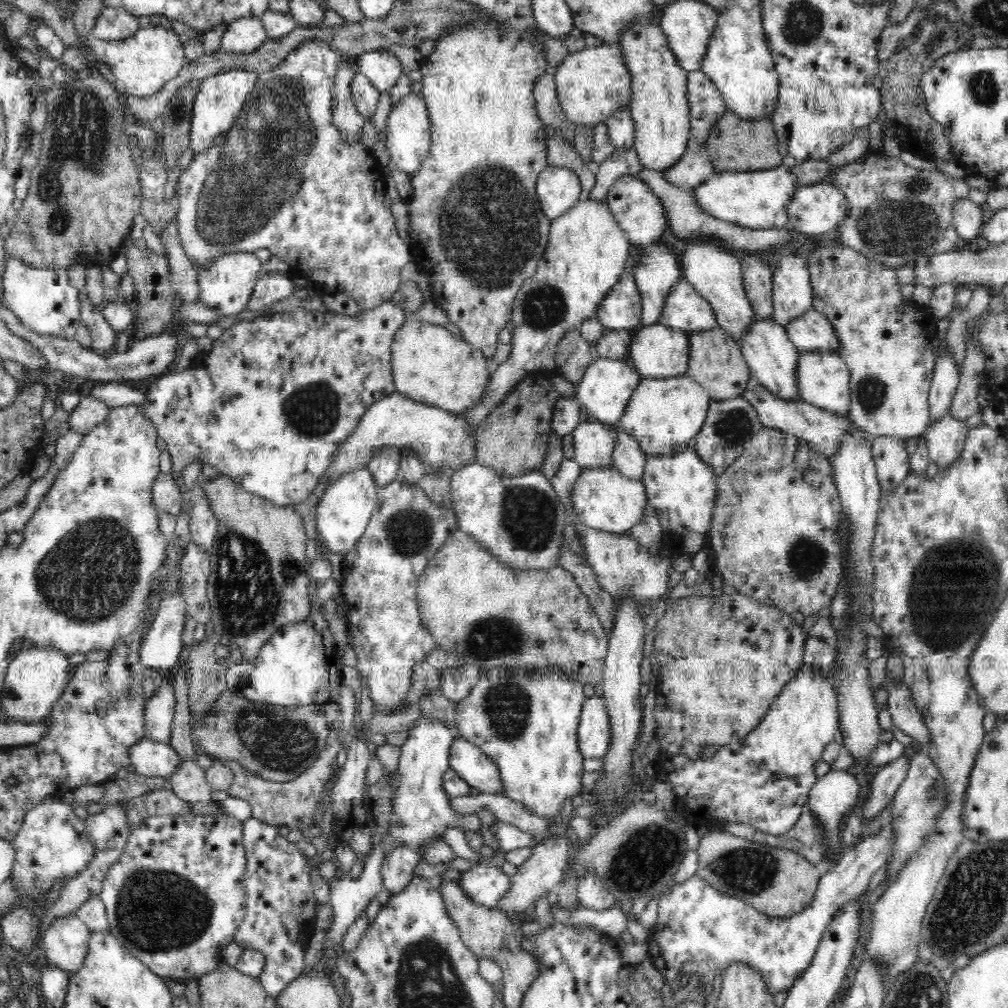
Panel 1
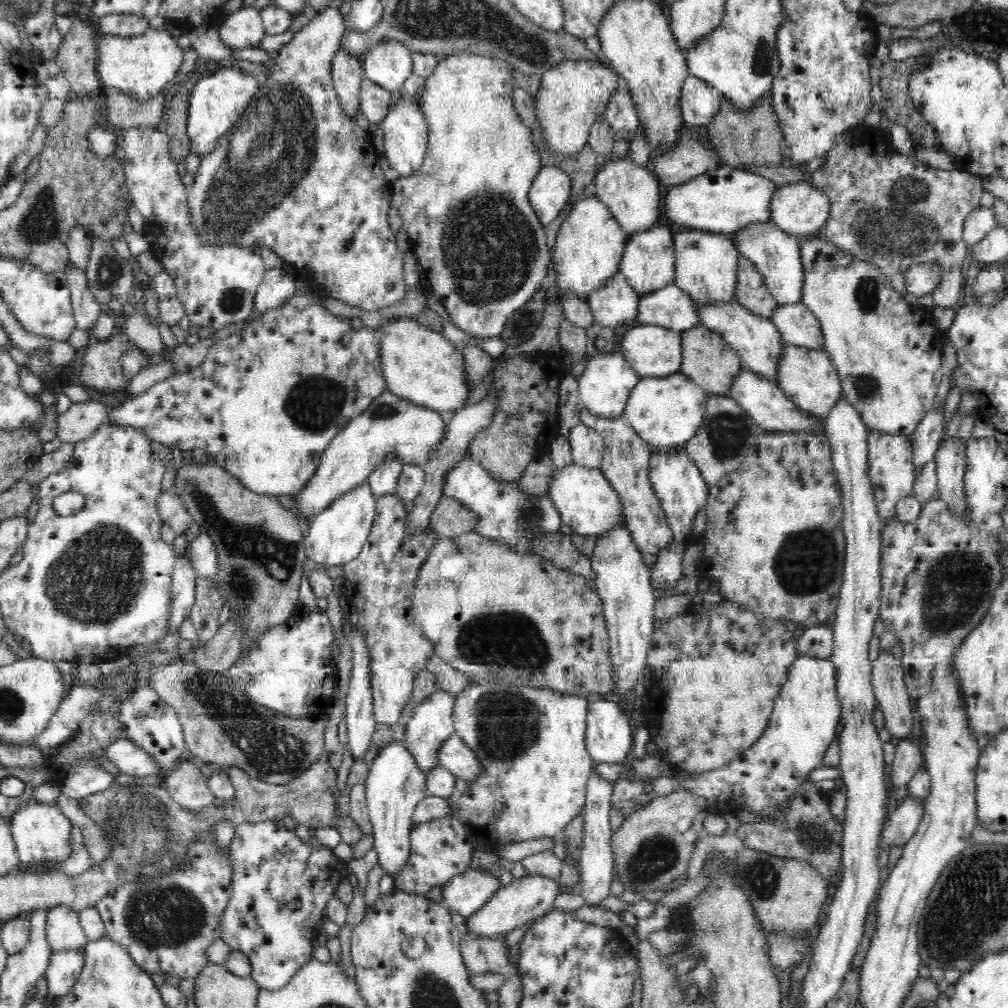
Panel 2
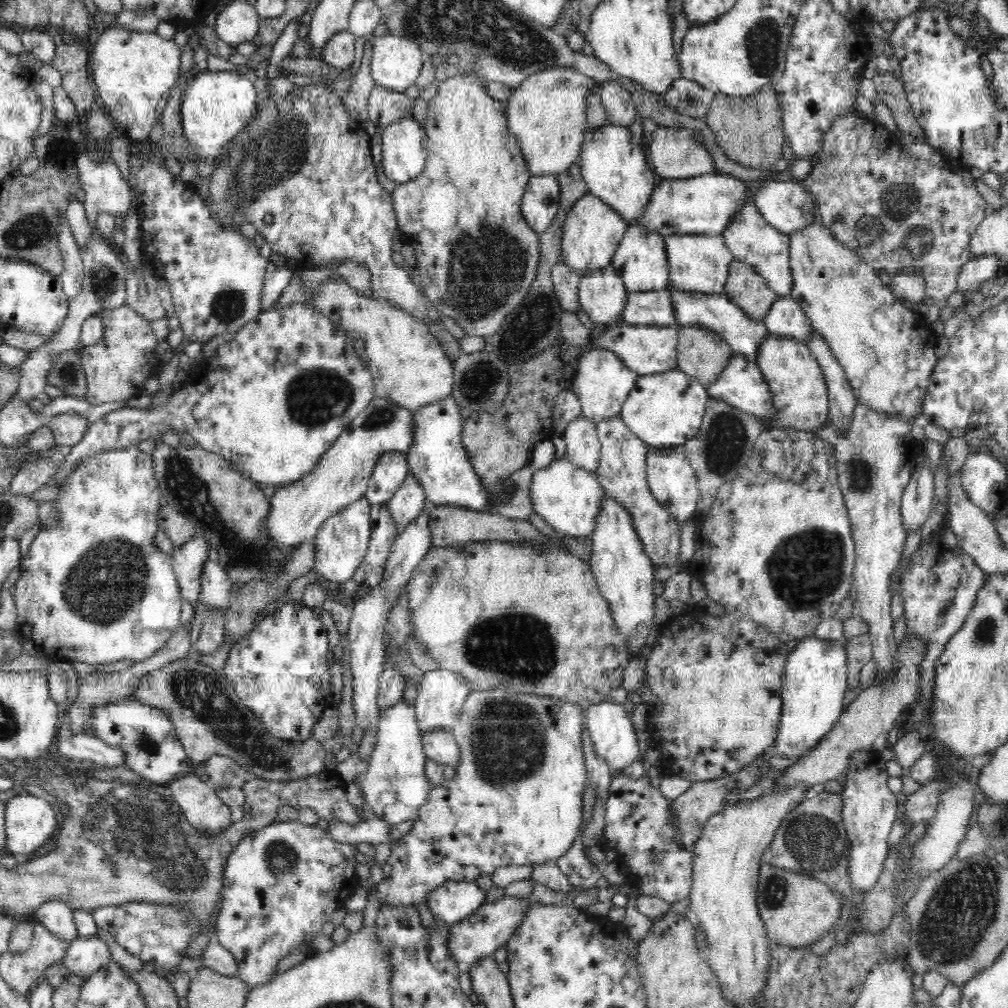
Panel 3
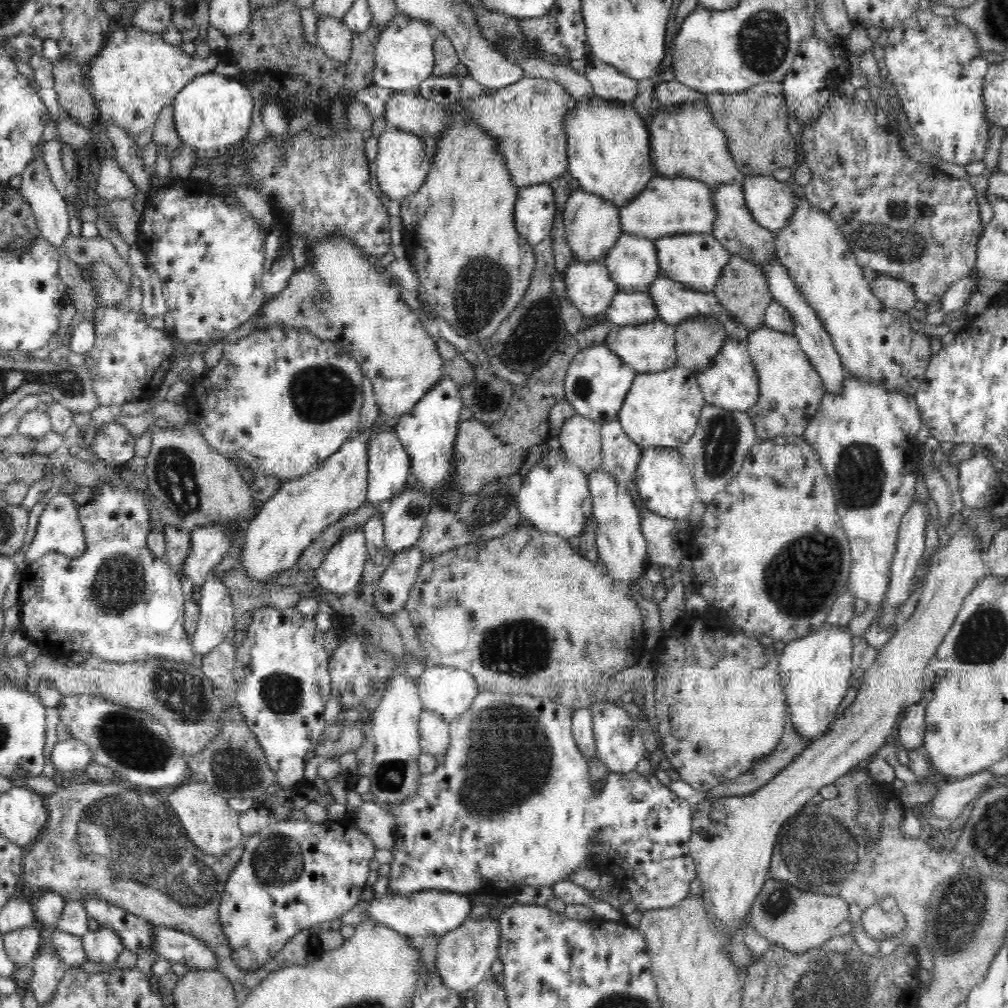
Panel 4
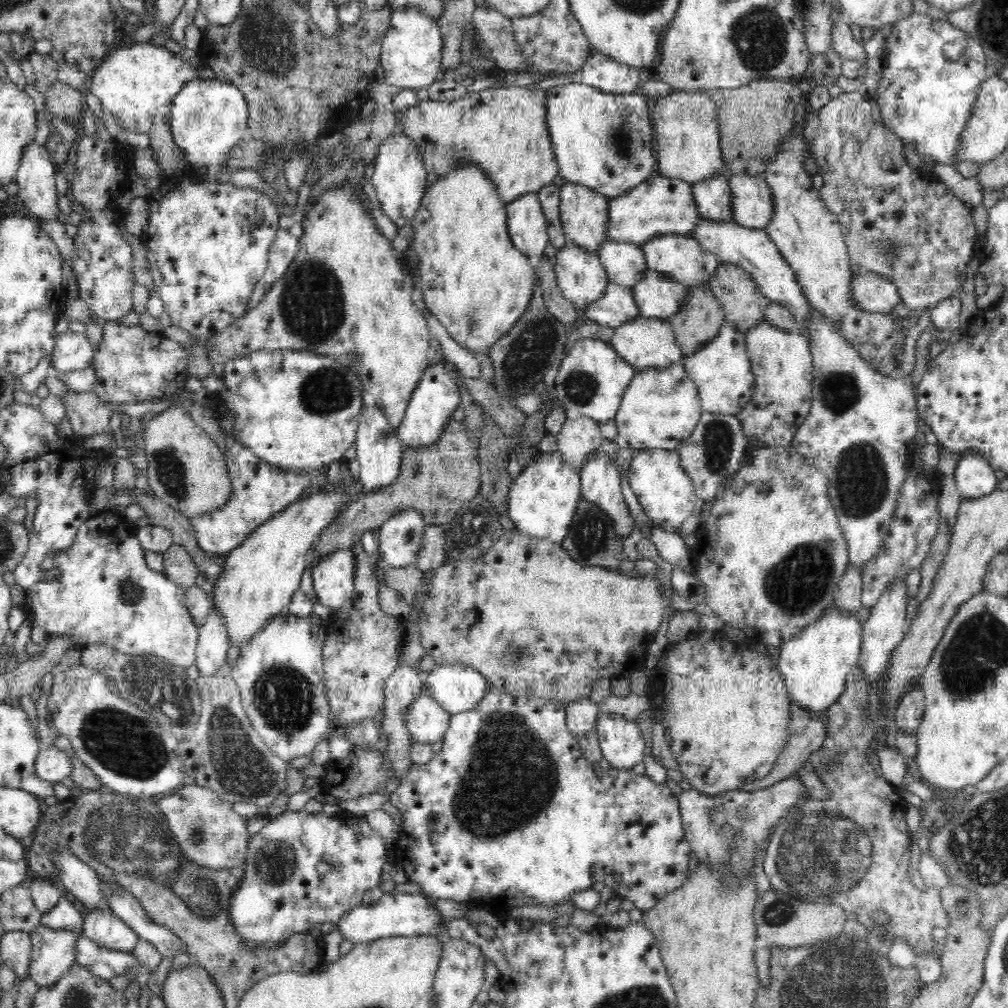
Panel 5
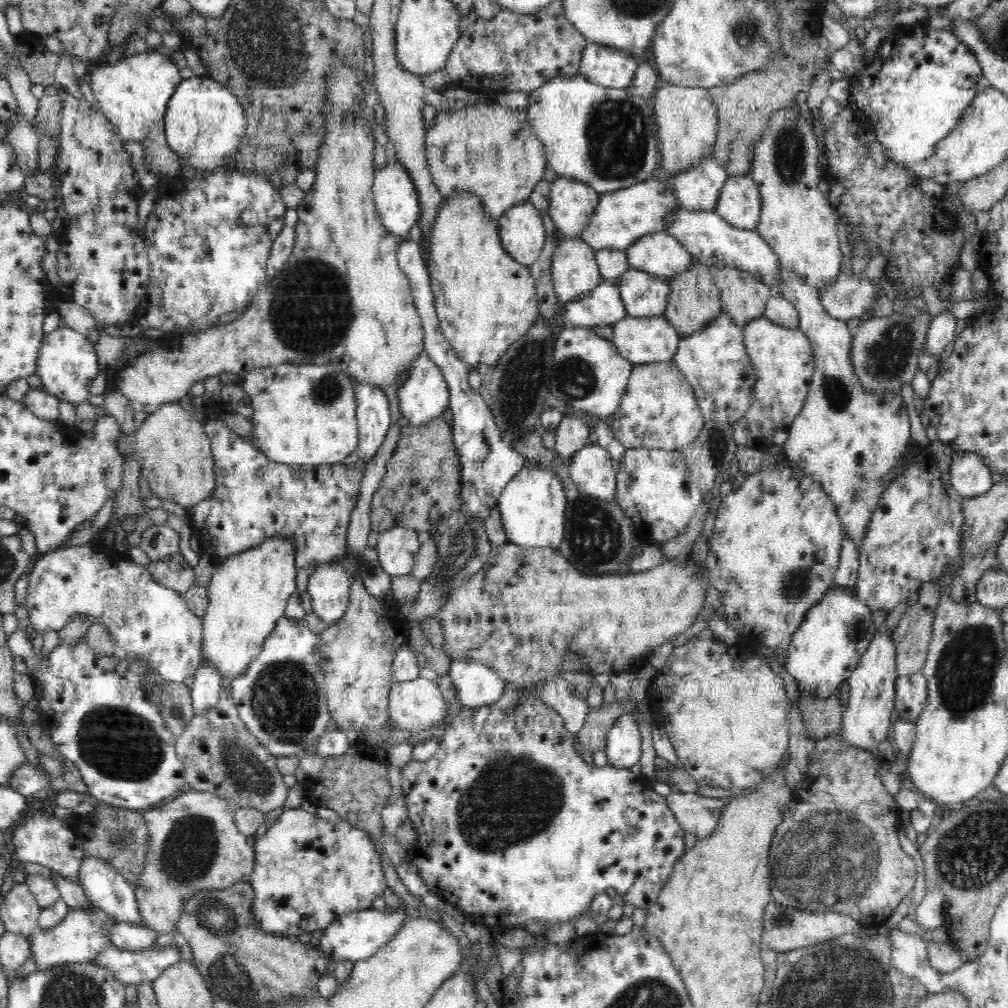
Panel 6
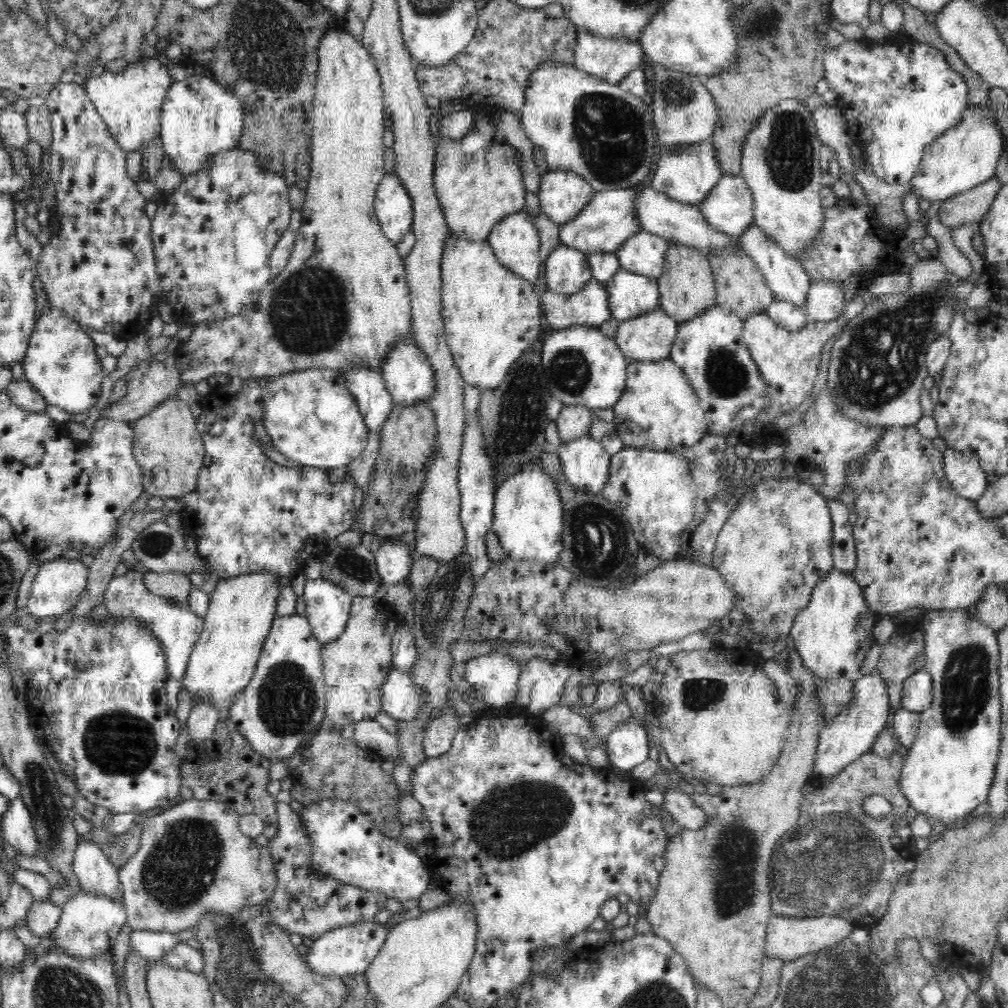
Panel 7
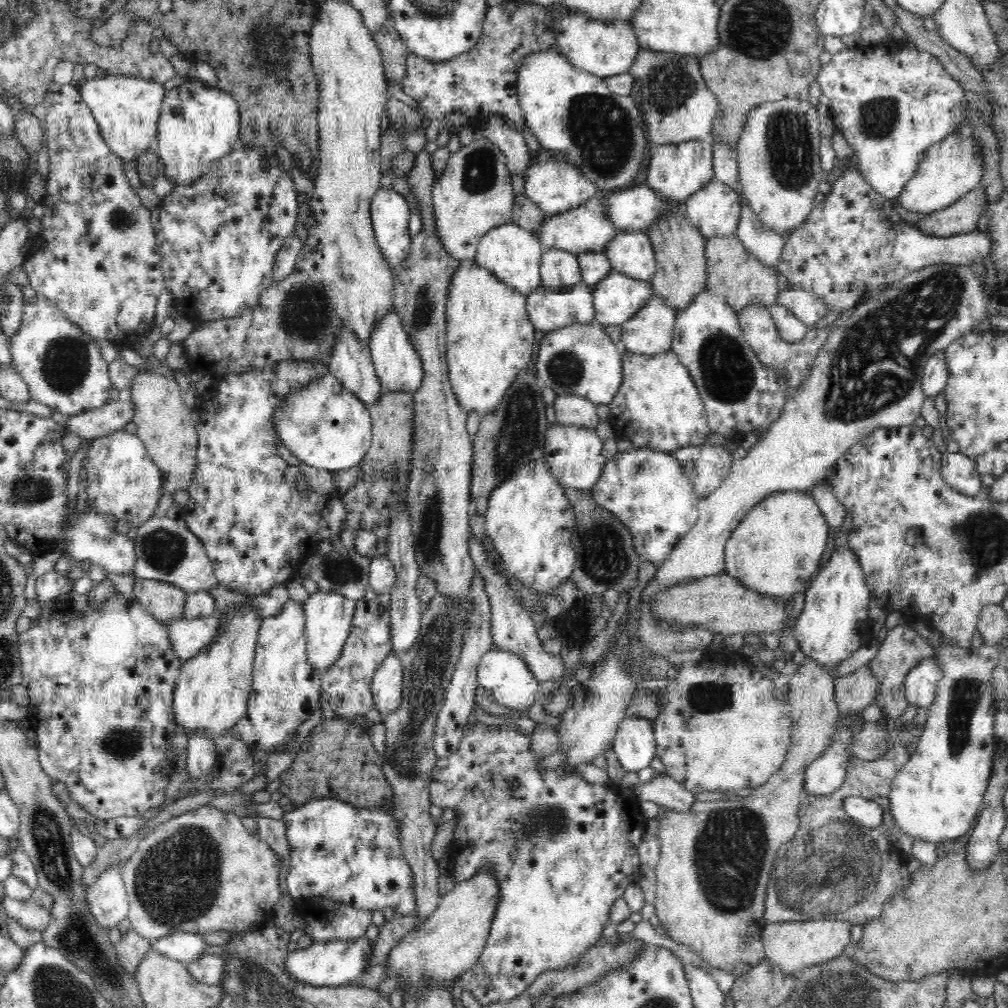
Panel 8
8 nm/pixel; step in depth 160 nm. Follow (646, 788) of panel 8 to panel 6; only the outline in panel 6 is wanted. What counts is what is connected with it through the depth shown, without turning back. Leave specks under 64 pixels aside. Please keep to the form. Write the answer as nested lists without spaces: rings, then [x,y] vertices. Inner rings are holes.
[[[674,790],[666,800],[668,808],[684,830],[694,834],[697,839],[707,839],[718,824],[721,808],[727,798],[714,799],[697,792]]]

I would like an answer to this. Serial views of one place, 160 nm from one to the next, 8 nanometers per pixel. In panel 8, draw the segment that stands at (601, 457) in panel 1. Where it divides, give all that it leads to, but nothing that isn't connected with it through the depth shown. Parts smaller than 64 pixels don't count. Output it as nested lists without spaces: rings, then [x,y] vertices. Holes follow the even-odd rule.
[[[572,394],[557,396],[553,407],[556,412],[555,422],[563,424],[563,426],[576,426],[595,430],[597,424],[602,422],[598,418],[597,405],[580,396]]]

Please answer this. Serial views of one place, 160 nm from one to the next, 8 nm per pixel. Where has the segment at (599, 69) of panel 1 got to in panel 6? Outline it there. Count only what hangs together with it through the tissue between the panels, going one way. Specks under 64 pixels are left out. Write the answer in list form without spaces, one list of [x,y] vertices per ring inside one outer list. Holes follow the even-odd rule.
[[[494,95],[486,100],[486,103],[482,105],[467,106],[453,112],[446,109],[444,109],[444,111],[443,109],[440,109],[436,112],[436,114],[437,119],[435,120],[435,123],[431,126],[431,128],[426,129],[426,158],[429,165],[429,172],[431,173],[431,179],[443,198],[452,198],[452,196],[460,194],[460,191],[467,190],[467,192],[475,194],[477,198],[481,200],[482,210],[485,214],[487,214],[487,216],[489,216],[489,218],[491,218],[491,220],[499,220],[504,212],[510,210],[510,208],[514,208],[514,206],[522,202],[529,200],[529,196],[532,194],[535,184],[544,179],[543,174],[546,171],[547,158],[545,155],[544,143],[534,134],[532,127],[527,121],[526,107],[522,110],[512,110],[505,104],[500,104],[497,95]]]

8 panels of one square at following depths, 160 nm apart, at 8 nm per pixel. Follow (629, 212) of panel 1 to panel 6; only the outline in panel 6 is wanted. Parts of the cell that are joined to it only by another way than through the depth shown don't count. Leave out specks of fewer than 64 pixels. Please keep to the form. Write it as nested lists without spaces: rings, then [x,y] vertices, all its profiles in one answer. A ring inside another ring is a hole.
[[[578,74],[555,76],[535,88],[526,109],[529,125],[544,143],[548,166],[560,177],[609,193],[659,173],[660,140],[651,99],[593,83]]]

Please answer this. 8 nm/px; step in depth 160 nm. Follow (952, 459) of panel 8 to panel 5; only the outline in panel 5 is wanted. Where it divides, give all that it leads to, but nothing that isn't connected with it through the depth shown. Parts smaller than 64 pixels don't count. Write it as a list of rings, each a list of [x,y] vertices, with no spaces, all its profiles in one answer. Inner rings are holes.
[[[967,452],[960,459],[954,472],[956,486],[964,501],[978,499],[998,487],[992,465],[980,453]]]

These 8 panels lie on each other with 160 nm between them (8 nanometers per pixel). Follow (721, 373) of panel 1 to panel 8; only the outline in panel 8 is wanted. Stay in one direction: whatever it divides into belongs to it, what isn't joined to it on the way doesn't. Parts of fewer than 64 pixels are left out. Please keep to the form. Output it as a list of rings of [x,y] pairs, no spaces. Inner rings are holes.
[[[667,199],[671,206],[669,211],[654,221],[646,230],[654,249],[656,272],[650,281],[653,292],[664,299],[664,303],[673,309],[686,308],[692,299],[702,291],[706,291],[707,260],[705,244],[707,237],[692,226],[687,214],[680,208],[680,202]]]

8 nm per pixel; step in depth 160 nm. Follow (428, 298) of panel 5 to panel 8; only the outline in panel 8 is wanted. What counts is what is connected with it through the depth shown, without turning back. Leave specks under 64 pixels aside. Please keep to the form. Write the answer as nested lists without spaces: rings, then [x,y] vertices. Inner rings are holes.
[[[475,258],[460,261],[460,268],[454,272],[446,304],[447,364],[452,391],[458,405],[466,413],[477,412],[481,417],[496,413],[519,373],[533,366],[530,357],[536,334],[526,312],[526,299],[526,296],[498,280],[489,270],[478,266]]]

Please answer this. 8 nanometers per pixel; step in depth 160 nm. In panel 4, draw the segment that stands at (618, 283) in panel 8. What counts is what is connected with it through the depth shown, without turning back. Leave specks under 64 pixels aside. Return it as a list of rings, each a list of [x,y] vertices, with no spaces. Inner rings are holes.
[[[658,276],[652,281],[652,284],[649,284],[647,293],[651,296],[654,306],[656,307],[657,319],[664,321],[666,324],[676,326],[679,322],[691,319],[692,317],[710,315],[716,317],[716,319],[724,325],[724,331],[726,331],[727,335],[744,342],[748,338],[750,330],[745,330],[741,324],[734,322],[722,310],[719,300],[714,296],[713,292],[698,292],[668,277]]]

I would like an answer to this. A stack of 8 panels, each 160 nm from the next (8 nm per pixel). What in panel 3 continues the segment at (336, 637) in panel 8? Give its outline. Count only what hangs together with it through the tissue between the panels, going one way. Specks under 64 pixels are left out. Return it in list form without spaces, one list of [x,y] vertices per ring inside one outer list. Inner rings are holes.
[[[366,498],[350,504],[335,516],[332,516],[318,528],[318,534],[314,540],[316,548],[316,562],[314,570],[319,576],[331,582],[342,583],[352,579],[356,569],[360,566],[371,537],[371,508]]]

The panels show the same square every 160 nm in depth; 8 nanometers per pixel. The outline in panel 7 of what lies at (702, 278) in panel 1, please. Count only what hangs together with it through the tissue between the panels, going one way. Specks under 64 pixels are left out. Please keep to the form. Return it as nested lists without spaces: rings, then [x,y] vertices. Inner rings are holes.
[[[640,230],[614,253],[624,270],[657,279],[662,274],[666,251],[671,244],[662,236]]]

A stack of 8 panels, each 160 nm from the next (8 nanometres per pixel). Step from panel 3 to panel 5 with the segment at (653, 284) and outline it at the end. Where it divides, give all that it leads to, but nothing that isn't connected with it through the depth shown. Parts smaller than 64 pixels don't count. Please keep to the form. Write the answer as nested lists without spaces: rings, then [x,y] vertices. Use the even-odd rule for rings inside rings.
[[[607,240],[599,246],[596,253],[610,283],[632,287],[647,270],[640,244]]]

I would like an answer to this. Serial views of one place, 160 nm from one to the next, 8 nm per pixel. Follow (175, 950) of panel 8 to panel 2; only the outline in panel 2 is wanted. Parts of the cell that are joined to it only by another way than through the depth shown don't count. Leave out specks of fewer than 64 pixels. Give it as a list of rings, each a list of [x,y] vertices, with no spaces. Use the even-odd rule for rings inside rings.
[[[84,949],[54,951],[46,968],[41,991],[49,1001],[64,997],[79,982],[84,968]]]

